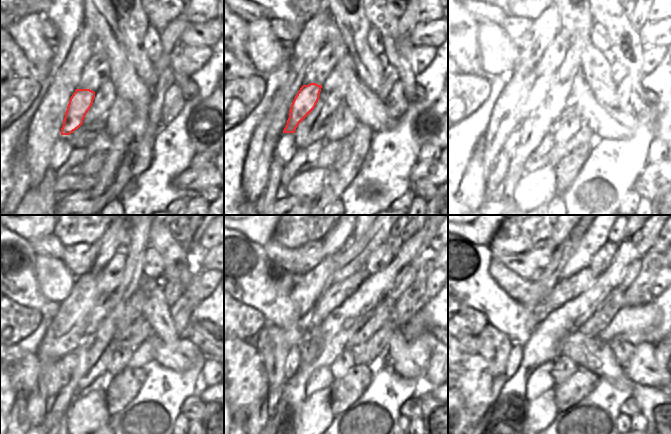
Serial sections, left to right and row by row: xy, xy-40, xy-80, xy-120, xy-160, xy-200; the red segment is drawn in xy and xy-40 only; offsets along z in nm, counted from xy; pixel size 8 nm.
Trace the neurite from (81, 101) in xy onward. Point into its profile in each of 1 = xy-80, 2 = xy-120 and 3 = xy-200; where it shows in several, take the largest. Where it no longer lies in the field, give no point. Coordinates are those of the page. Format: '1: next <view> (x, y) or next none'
1: next xy-80 (524, 91)
2: next xy-120 (78, 316)
3: next xy-200 (549, 277)

